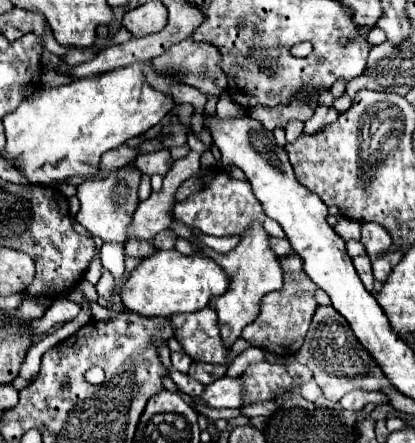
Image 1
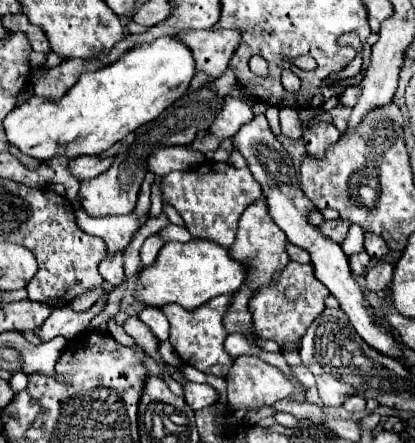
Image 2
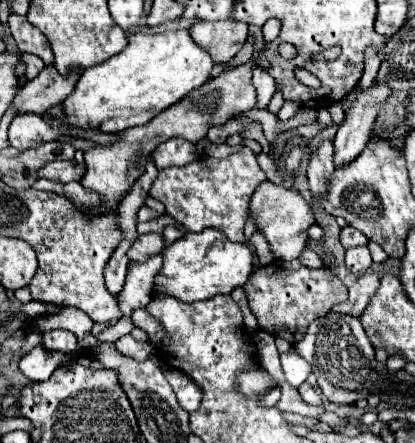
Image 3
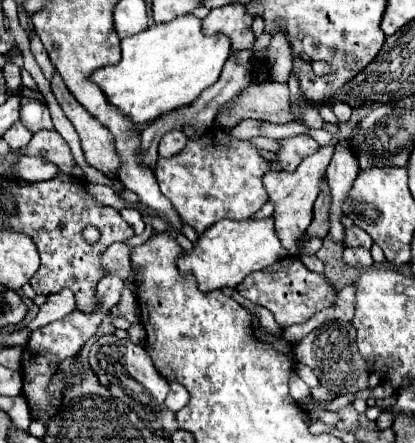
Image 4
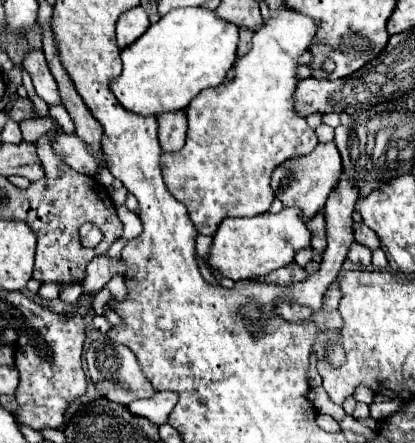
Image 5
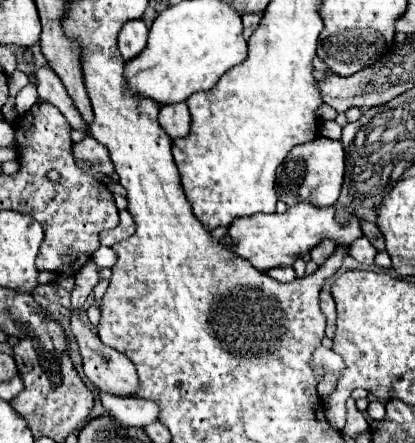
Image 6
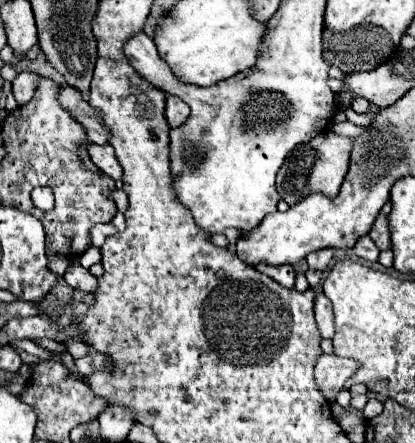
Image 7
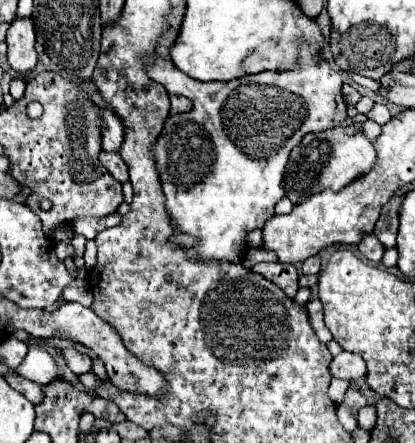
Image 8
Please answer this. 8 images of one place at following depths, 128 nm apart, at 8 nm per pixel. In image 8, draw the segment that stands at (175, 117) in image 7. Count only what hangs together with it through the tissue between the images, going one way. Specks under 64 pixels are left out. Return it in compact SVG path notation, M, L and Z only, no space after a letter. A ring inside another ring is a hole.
M170 96L170 102L172 102L172 108L170 108L170 114L180 114L180 112L188 112L192 108L190 100L184 98L184 96Z

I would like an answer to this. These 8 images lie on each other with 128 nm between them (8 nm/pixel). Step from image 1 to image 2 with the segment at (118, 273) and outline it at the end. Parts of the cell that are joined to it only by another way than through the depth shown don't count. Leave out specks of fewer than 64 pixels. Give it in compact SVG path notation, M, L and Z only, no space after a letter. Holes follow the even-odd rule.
M78 210L76 220L84 232L92 236L100 236L104 240L108 248L108 256L112 256L112 252L124 252L140 228L140 224L136 224L134 212L126 216L92 218L84 210ZM102 298L100 302L96 302L90 310L86 312L74 312L70 306L64 308L54 308L54 312L50 314L50 318L40 326L40 338L44 342L56 338L56 336L64 336L64 338L72 338L78 336L80 332L84 332L90 324L92 318L96 318L96 314L100 314L106 308L108 300Z

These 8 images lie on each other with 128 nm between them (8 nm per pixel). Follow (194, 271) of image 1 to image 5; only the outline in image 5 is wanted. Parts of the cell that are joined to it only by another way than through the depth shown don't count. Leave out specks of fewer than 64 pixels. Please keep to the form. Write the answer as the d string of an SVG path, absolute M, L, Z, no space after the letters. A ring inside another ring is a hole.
M282 208L278 214L258 214L252 218L226 218L212 236L206 262L212 270L230 280L266 276L294 260L294 254L310 246L310 230L300 218L298 208Z

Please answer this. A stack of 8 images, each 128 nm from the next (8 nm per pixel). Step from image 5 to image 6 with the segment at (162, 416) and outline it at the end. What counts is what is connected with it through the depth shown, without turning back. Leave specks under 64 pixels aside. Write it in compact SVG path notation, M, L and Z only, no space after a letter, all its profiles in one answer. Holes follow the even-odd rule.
M96 390L100 400L102 400L102 406L106 408L106 412L110 412L118 424L122 426L148 426L152 422L158 420L158 414L160 414L160 406L156 402L150 402L150 400L142 400L142 398L136 398L136 396L130 396L130 398L118 398L118 396L112 396L112 394L106 394L102 390Z

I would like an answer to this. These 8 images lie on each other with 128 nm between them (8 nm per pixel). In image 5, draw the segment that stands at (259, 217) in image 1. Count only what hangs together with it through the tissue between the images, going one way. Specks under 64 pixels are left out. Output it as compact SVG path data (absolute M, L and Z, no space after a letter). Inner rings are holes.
M280 6L278 14L254 34L252 50L234 64L236 78L228 84L200 92L186 108L186 144L176 152L164 154L160 166L168 192L186 206L188 216L200 234L212 236L220 222L230 216L256 216L268 212L274 200L274 192L270 188L272 170L282 162L306 156L316 148L318 138L314 130L308 128L306 118L300 118L294 112L294 90L298 82L294 76L298 68L298 56L310 48L314 34L316 24L308 16Z

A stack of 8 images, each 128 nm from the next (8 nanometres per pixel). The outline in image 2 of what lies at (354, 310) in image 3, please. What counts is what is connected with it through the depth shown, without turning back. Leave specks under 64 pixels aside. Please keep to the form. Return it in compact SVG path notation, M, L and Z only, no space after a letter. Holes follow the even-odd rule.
M380 262L378 266L372 266L368 270L368 288L372 292L378 292L378 290L384 290L392 280L392 264L388 262Z

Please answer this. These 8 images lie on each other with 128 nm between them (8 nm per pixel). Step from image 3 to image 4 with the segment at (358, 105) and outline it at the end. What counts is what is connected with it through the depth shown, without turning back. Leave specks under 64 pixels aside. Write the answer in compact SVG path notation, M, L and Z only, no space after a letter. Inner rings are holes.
M340 140L334 146L334 156L332 162L326 170L326 180L332 190L332 224L330 224L330 236L334 242L342 244L344 242L344 226L340 224L342 218L342 204L356 180L360 166L356 164L356 156L352 156L352 148L348 148L348 140Z

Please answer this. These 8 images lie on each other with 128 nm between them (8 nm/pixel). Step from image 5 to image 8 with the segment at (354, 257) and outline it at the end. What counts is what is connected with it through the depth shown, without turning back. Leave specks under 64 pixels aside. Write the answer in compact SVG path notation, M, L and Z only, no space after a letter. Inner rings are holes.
M368 234L362 238L362 242L358 244L358 250L364 258L372 260L372 262L380 262L382 254L384 254L384 246L380 244L380 240L376 240L374 234Z

